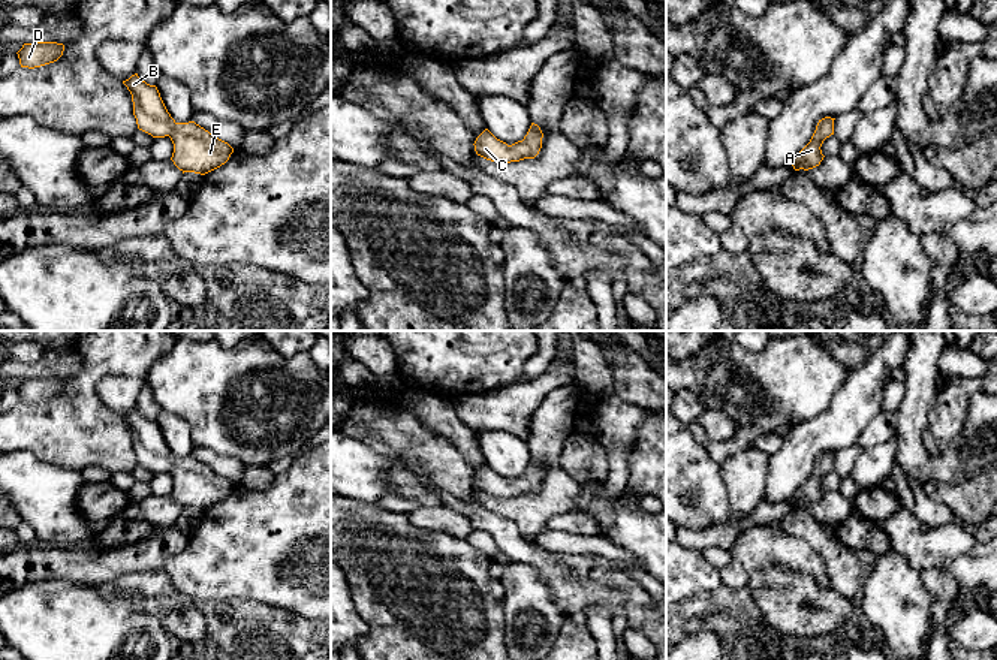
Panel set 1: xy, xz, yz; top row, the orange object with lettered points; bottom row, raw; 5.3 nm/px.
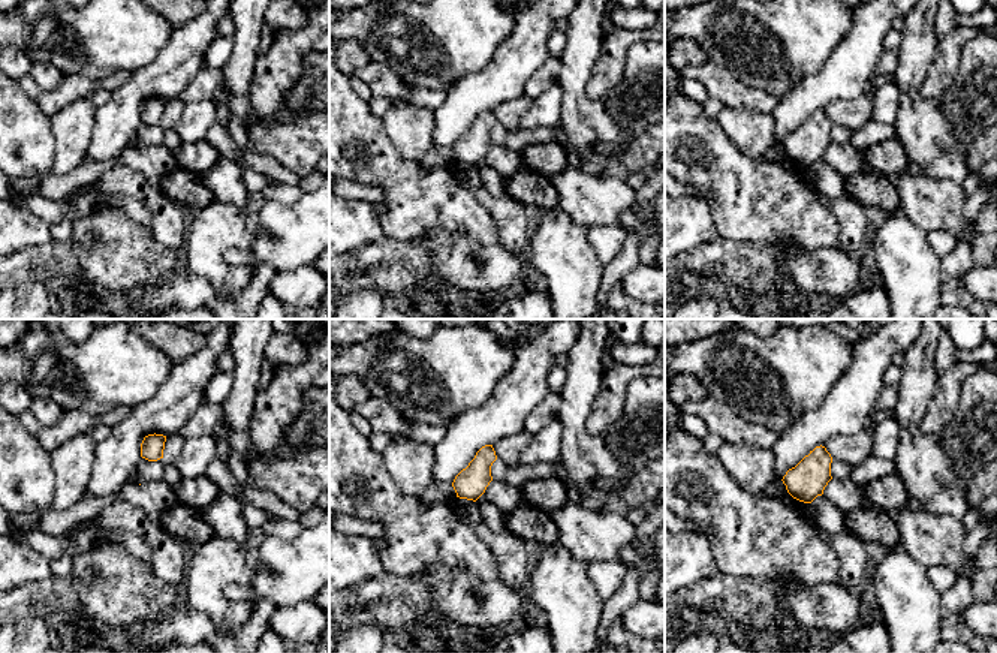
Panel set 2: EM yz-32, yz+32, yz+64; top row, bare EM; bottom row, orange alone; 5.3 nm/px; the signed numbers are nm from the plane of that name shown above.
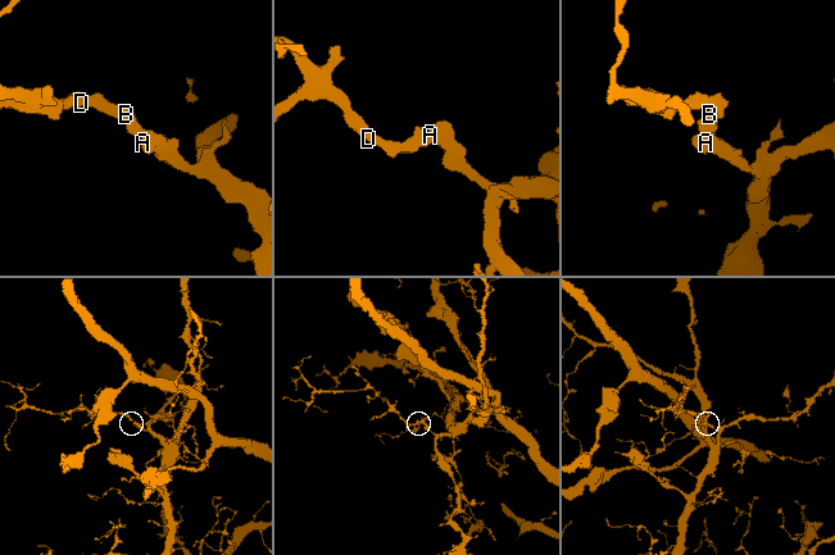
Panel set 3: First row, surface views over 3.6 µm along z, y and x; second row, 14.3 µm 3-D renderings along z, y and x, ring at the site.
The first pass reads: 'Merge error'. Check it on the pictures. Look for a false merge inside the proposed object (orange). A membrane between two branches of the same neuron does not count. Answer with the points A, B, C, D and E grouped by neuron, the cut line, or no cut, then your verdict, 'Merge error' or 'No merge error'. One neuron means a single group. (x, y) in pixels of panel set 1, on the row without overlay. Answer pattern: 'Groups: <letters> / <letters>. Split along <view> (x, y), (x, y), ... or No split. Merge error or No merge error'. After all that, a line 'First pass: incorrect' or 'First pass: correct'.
Groups: A B C D E. No split. No merge error
First pass: incorrect

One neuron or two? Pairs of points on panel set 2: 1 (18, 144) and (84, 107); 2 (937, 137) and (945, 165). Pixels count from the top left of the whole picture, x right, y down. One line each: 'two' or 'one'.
1: two
2: one

